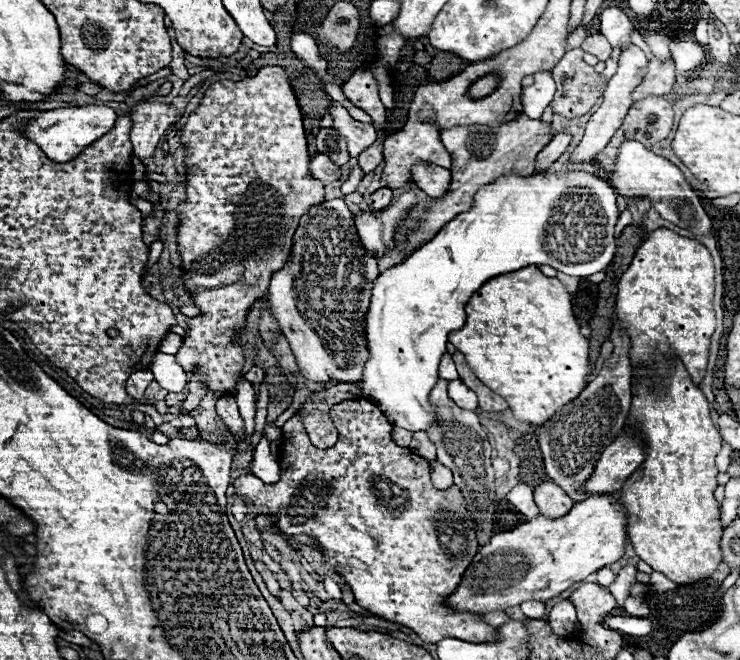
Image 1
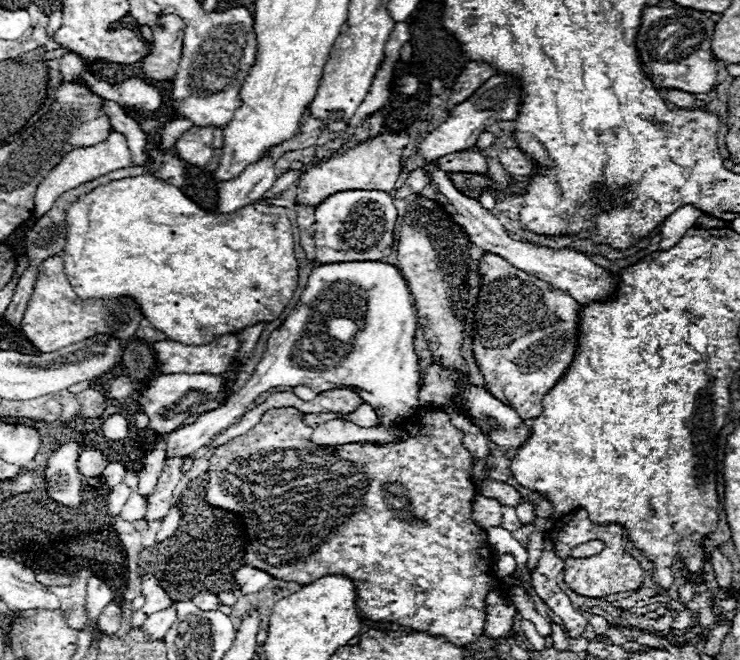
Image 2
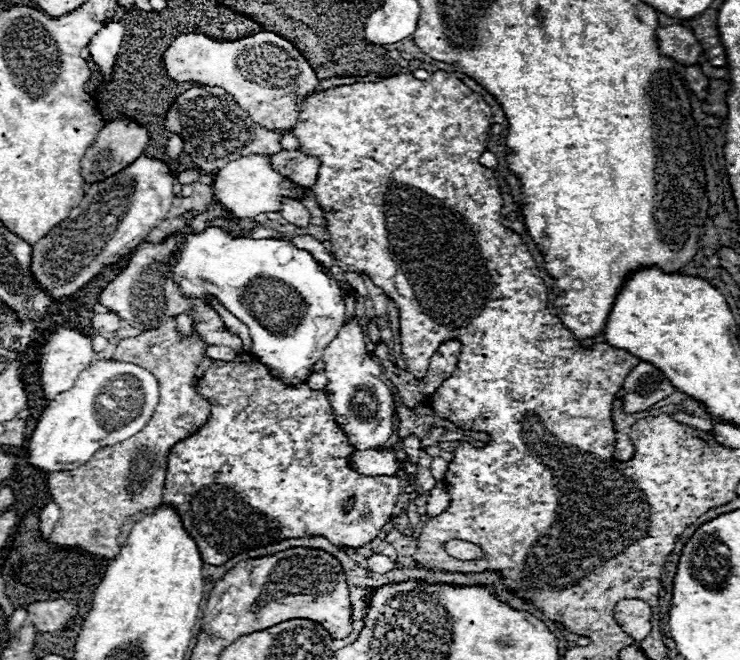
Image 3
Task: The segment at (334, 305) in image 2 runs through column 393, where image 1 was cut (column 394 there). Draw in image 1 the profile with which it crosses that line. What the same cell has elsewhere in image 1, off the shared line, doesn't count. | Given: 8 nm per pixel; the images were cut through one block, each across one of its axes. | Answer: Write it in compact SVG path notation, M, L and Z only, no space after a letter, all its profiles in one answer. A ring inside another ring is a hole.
M536 172L528 178L524 176L516 176L516 174L508 174L508 176L502 176L498 178L496 182L484 186L476 198L474 198L474 206L468 210L468 212L462 212L460 216L456 216L454 220L450 220L430 242L426 242L424 246L420 246L418 250L414 250L404 262L384 270L378 274L378 278L374 280L372 284L372 290L370 290L370 308L366 312L366 328L364 328L364 334L366 334L366 346L368 346L368 360L364 364L364 370L362 370L362 380L358 382L360 386L360 392L362 392L362 398L374 402L378 408L382 408L382 412L386 412L388 420L398 426L398 428L406 428L410 432L418 432L418 430L426 430L430 424L436 422L436 414L434 414L434 408L430 406L428 402L428 396L430 396L430 390L434 388L434 384L438 382L438 364L440 364L440 358L446 354L446 342L448 342L448 334L452 330L460 330L464 326L464 306L468 302L468 298L490 278L494 276L500 276L500 274L508 274L508 272L514 272L514 270L520 270L520 268L526 268L526 266L540 266L540 264L548 264L552 268L556 268L558 272L564 272L568 276L576 276L576 278L586 278L590 274L596 274L596 272L602 272L610 262L612 262L612 256L614 256L614 250L616 250L616 238L614 238L614 226L616 226L616 220L618 220L618 204L616 204L616 192L612 190L612 186L604 180L600 180L598 176L592 176L592 174L586 174L586 172L560 172L560 174L546 174L546 172Z

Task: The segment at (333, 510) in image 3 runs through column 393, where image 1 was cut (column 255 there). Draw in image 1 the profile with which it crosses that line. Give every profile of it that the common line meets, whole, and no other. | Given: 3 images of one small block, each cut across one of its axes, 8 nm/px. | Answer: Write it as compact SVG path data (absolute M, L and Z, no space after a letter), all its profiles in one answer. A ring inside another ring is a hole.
M364 398L362 400L344 400L340 404L334 404L328 414L330 414L330 420L334 422L334 426L338 430L338 442L336 442L334 448L326 448L326 450L316 448L310 442L310 438L306 436L306 430L304 430L304 424L300 420L300 414L294 414L282 426L282 434L284 434L282 438L284 438L284 442L282 442L282 454L280 454L280 472L282 472L280 474L280 480L276 484L264 484L262 480L258 480L258 478L246 478L246 474L244 474L238 480L234 480L236 496L242 498L242 500L246 500L248 504L252 504L256 510L262 508L262 512L268 514L274 520L276 530L280 530L284 534L284 538L286 538L286 542L288 542L288 546L292 550L302 550L302 548L314 548L314 546L318 546L320 548L318 552L324 558L324 566L328 570L340 574L340 578L352 588L354 598L356 598L356 604L360 604L370 614L380 616L380 618L384 618L388 622L396 622L396 624L408 626L410 630L414 630L428 644L436 644L442 638L460 638L460 640L470 640L470 642L490 642L490 640L494 640L496 638L496 628L486 626L484 622L480 622L478 620L480 614L472 614L470 612L470 616L450 616L452 612L448 612L448 608L444 606L444 598L450 596L456 590L456 586L458 586L464 570L470 566L472 556L476 556L476 552L480 548L478 536L476 536L470 520L466 518L466 500L464 500L462 492L456 486L450 486L446 490L436 490L432 486L428 462L424 458L420 458L418 454L414 454L410 448L402 448L402 446L396 446L392 442L392 438L390 438L392 424L388 422L388 418L384 416L384 412L376 404L372 404L372 402L364 400Z

